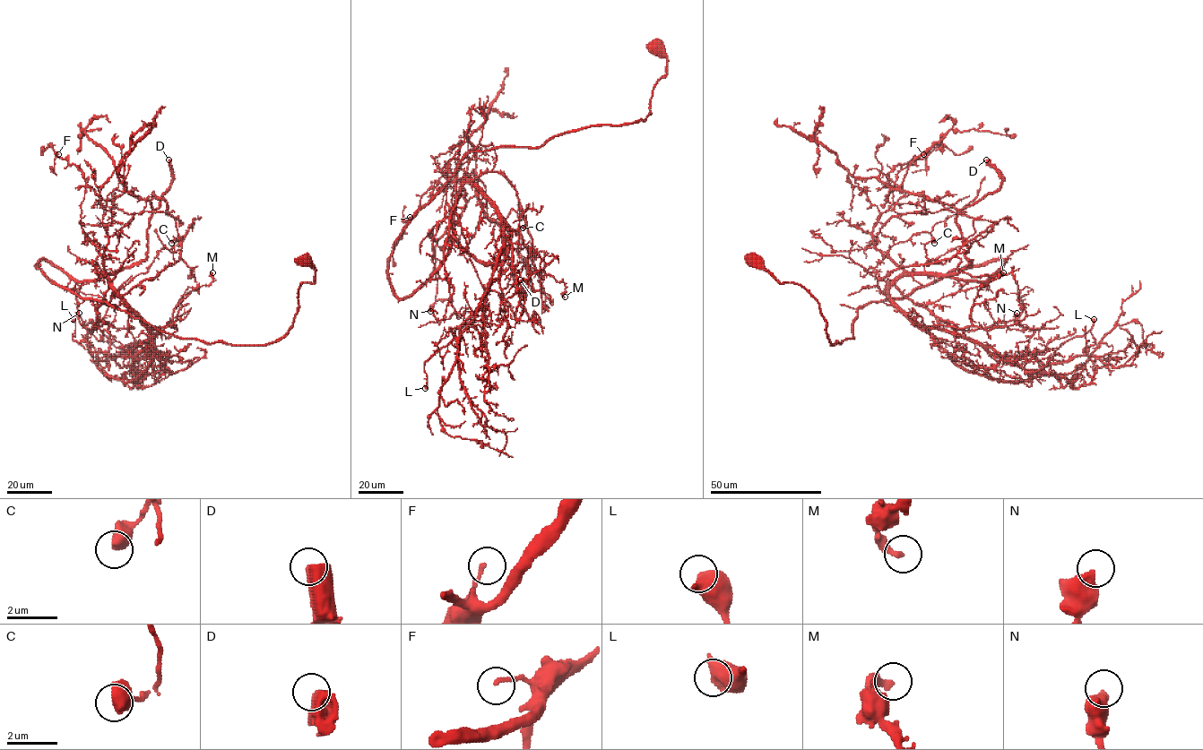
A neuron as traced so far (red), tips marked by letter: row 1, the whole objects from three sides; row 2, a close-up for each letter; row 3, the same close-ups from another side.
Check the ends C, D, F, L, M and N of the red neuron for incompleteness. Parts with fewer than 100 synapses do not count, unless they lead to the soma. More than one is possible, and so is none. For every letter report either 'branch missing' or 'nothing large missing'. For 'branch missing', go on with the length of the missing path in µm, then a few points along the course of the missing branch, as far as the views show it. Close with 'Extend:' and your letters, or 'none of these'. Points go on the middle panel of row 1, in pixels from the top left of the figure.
C: nothing large missing
D: branch missing | 100 µm | (520, 280), (515, 264), (505, 252), (507, 240), (521, 222), (540, 216), (553, 184), (548, 137), (539, 142)
F: nothing large missing
L: nothing large missing
M: nothing large missing
N: nothing large missing
Extend: D

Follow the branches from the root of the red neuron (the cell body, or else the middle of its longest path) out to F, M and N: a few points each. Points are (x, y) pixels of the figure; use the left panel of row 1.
F: (309, 262), (265, 344), (81, 298), (38, 263), (138, 264), (152, 209), (58, 154)
M: (309, 262), (292, 326), (253, 345), (160, 331), (37, 265), (104, 275), (149, 326), (176, 328), (212, 272)
N: (309, 262), (292, 326), (265, 344), (160, 331), (57, 285), (41, 260), (108, 280), (101, 326), (79, 313)

